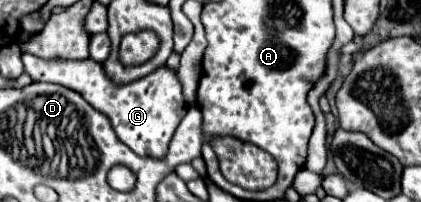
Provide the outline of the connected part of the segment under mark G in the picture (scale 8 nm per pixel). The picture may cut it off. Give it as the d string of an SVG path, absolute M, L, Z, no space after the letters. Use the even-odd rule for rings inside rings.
M22 53L24 71L34 81L60 83L76 93L80 93L96 111L104 113L118 139L128 145L140 157L162 159L168 153L168 143L186 115L186 101L182 101L182 85L178 85L178 77L168 67L158 67L150 75L130 81L126 85L116 85L104 71L102 63L92 59L86 61L42 61L30 53ZM34 75L40 75L36 79Z

